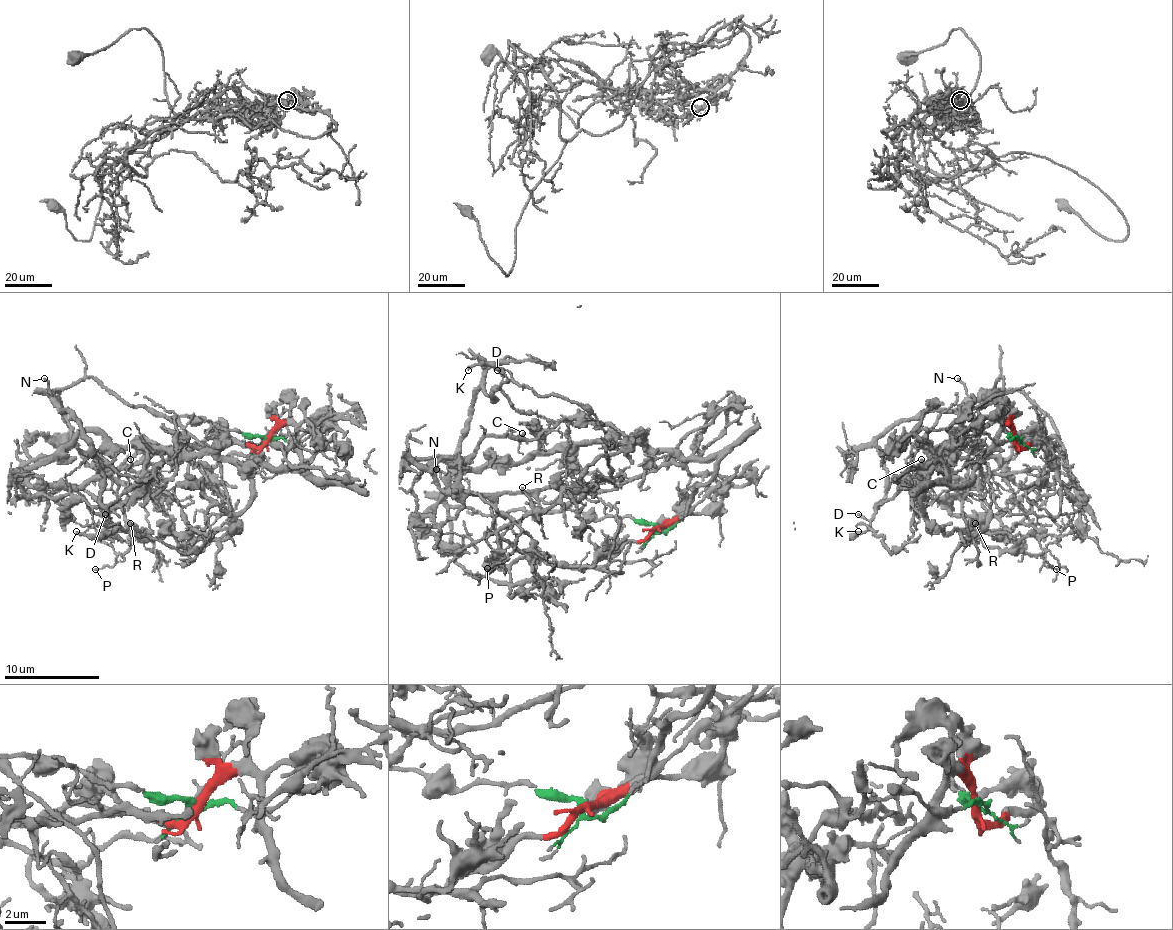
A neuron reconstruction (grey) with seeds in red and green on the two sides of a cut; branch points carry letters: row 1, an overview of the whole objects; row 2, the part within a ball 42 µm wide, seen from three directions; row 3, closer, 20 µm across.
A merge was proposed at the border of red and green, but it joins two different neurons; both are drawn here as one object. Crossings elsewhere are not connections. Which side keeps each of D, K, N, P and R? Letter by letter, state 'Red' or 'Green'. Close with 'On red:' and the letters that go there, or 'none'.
D: Green
K: Green
N: Green
P: Red
R: Red
On red: P, R

